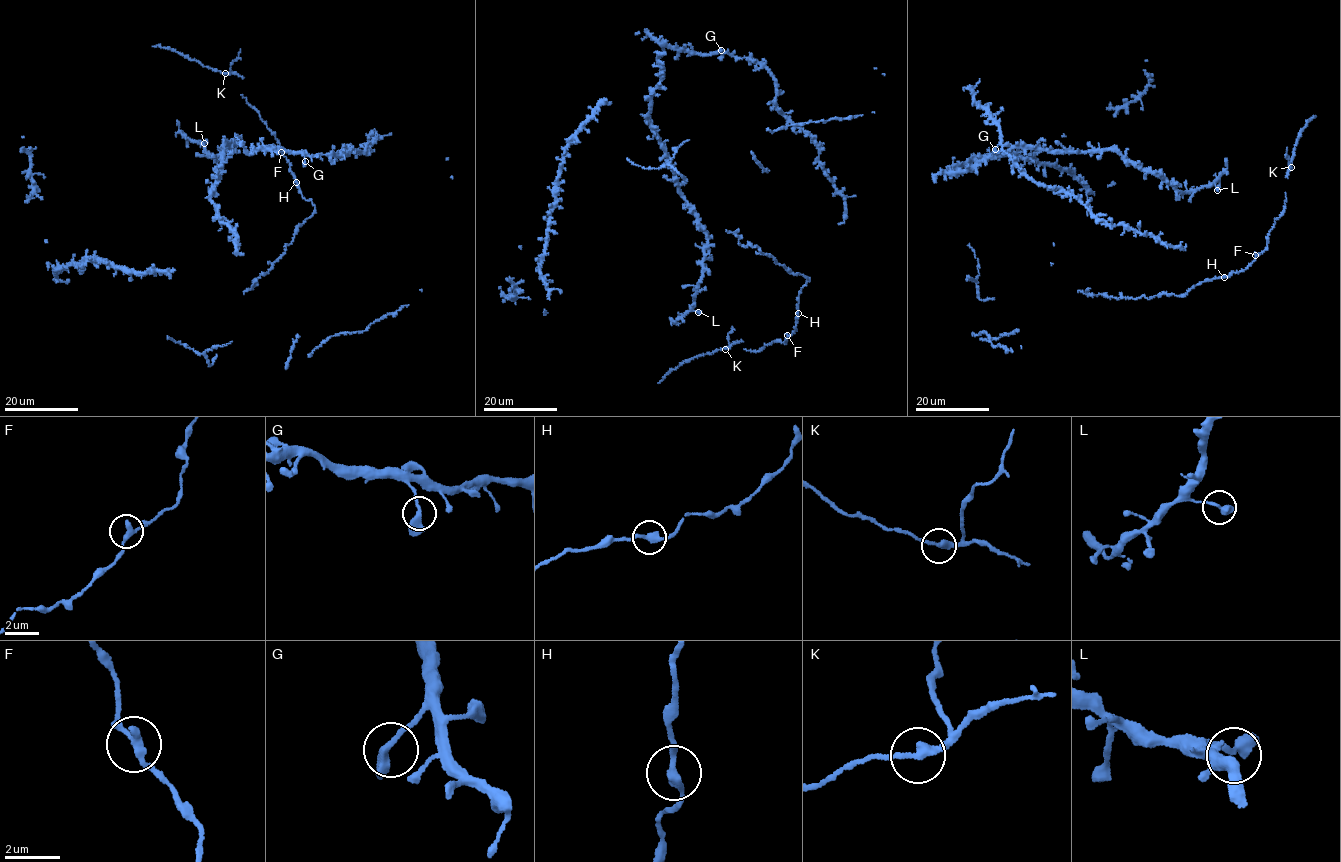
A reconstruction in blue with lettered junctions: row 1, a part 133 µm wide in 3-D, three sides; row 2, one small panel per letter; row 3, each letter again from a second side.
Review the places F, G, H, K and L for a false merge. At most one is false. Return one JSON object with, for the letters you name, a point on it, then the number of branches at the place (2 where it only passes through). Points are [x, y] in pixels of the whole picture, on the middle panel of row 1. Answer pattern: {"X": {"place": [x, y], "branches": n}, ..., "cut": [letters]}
{"K": {"place": [725, 349], "branches": 2}, "cut": ["K"]}

